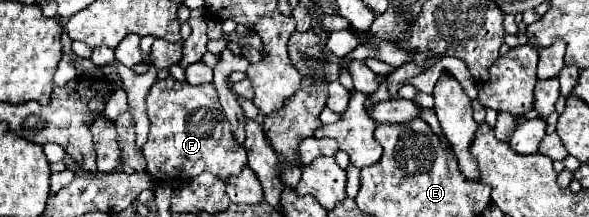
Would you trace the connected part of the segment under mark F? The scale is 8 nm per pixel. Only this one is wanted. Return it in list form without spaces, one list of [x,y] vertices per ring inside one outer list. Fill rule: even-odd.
[[[166,77],[166,79],[158,79],[152,89],[148,91],[148,107],[146,107],[146,115],[150,119],[150,133],[148,133],[148,141],[142,149],[144,159],[146,159],[146,173],[152,175],[156,181],[184,181],[188,177],[196,177],[204,171],[218,175],[224,183],[228,183],[230,175],[238,175],[244,167],[246,167],[246,151],[244,145],[234,141],[234,135],[228,127],[228,121],[224,119],[224,111],[220,111],[220,103],[218,103],[218,95],[212,83],[206,85],[190,85],[190,83],[182,83],[176,81],[174,77]]]

